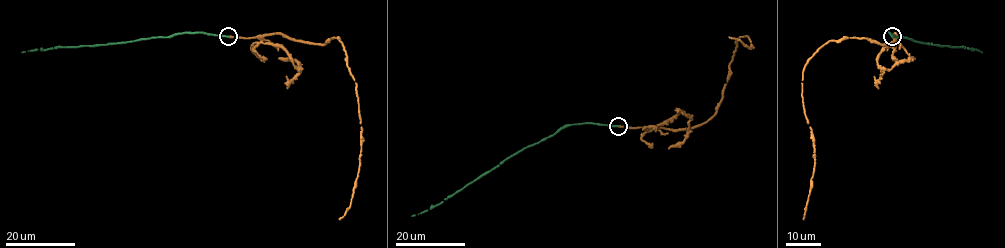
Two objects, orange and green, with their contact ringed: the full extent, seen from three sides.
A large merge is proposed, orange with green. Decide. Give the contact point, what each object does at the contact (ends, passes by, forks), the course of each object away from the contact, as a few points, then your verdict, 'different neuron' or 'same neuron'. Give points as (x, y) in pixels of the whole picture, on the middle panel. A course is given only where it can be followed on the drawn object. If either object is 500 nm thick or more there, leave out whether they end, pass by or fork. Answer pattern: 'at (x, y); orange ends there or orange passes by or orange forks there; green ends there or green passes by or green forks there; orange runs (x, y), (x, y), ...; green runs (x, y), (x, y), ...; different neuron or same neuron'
at (618, 126); orange ends there; green ends there; orange runs (618, 126), (675, 130), (706, 123), (721, 100), (737, 39), (744, 36), (752, 45), (749, 49), (729, 36); green runs (618, 125), (589, 123), (564, 125), (552, 135), (505, 158), (439, 204), (411, 216); same neuron

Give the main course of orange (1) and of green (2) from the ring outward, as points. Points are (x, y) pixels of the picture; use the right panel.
1: (892, 36), (881, 44), (866, 38), (829, 41), (805, 66), (804, 114), (815, 167), (802, 219)
2: (891, 36), (889, 32), (915, 41), (982, 52)

